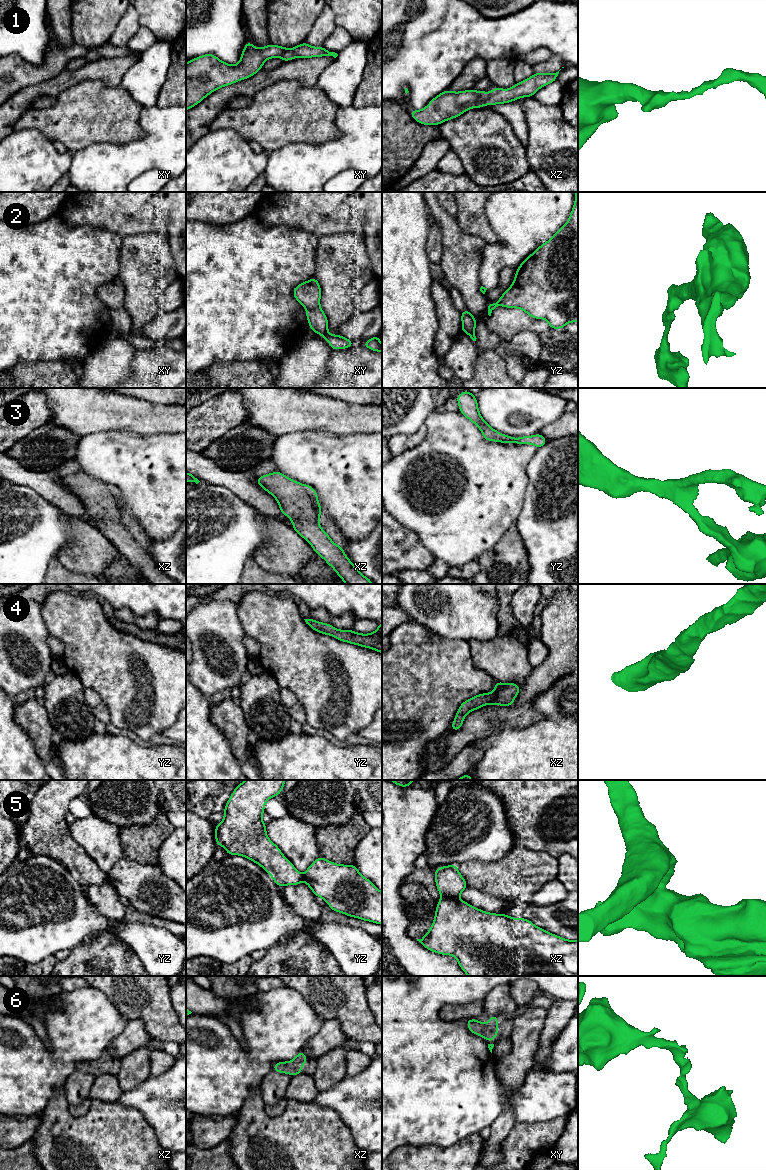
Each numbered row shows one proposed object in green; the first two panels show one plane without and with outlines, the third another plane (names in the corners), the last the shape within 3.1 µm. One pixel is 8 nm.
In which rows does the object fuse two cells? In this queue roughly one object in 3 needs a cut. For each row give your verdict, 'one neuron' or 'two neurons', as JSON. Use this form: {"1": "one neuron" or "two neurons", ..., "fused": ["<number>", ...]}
{"1": "one neuron", "2": "two neurons", "3": "one neuron", "4": "one neuron", "5": "two neurons", "6": "one neuron", "fused": ["2", "5"]}

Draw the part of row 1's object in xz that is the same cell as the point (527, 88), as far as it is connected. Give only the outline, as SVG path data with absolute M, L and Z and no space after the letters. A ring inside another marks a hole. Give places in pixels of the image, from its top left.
M559 71L534 73L510 89L493 88L490 93L473 89L461 92L446 90L433 98L425 108L411 110L410 114L421 124L439 125L460 116L470 108L482 108L485 104L504 104L522 97L532 97L541 87L555 82Z

